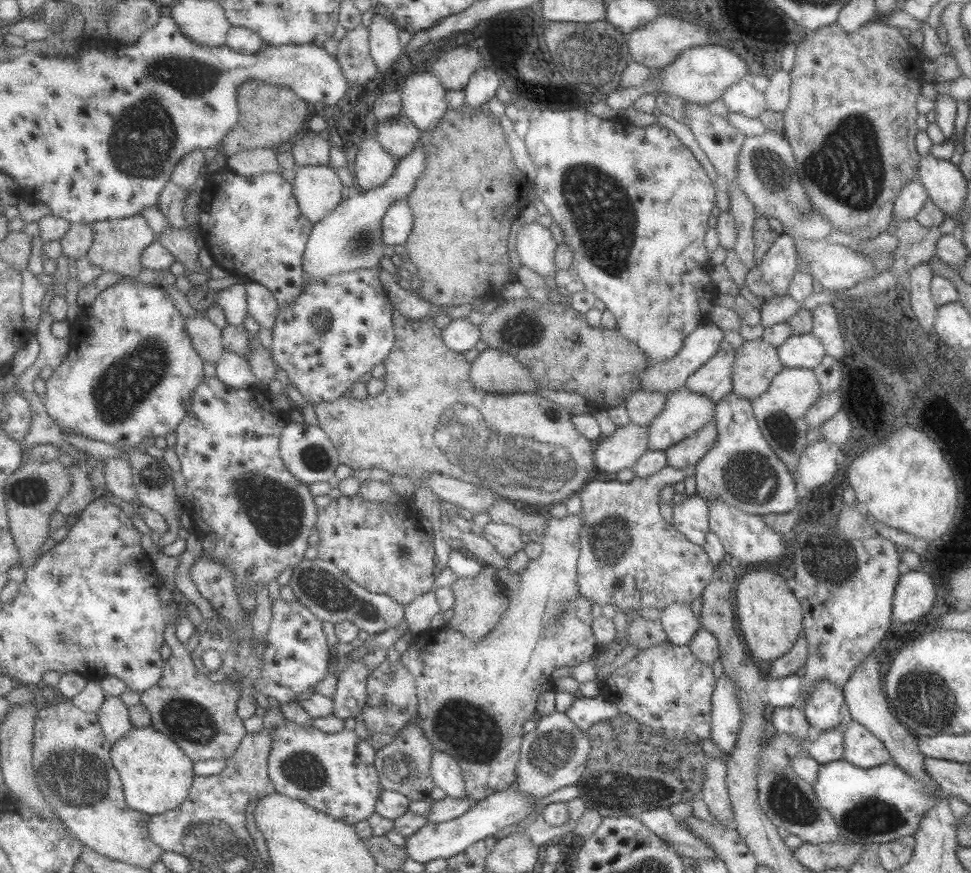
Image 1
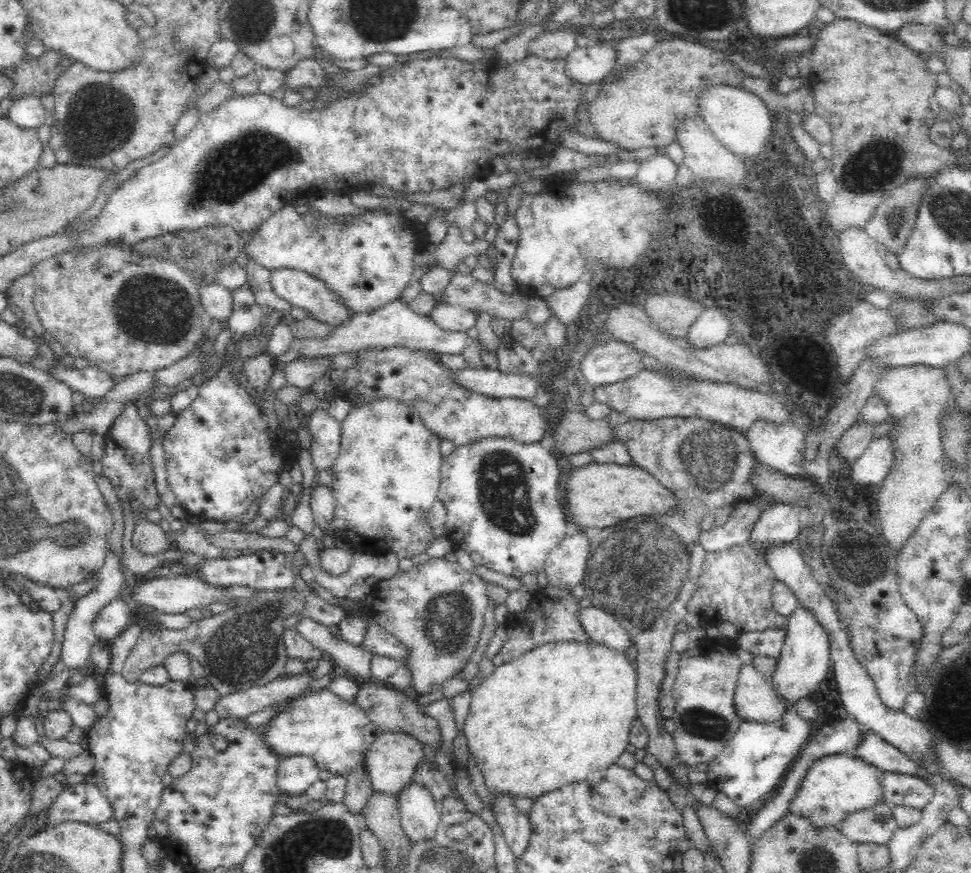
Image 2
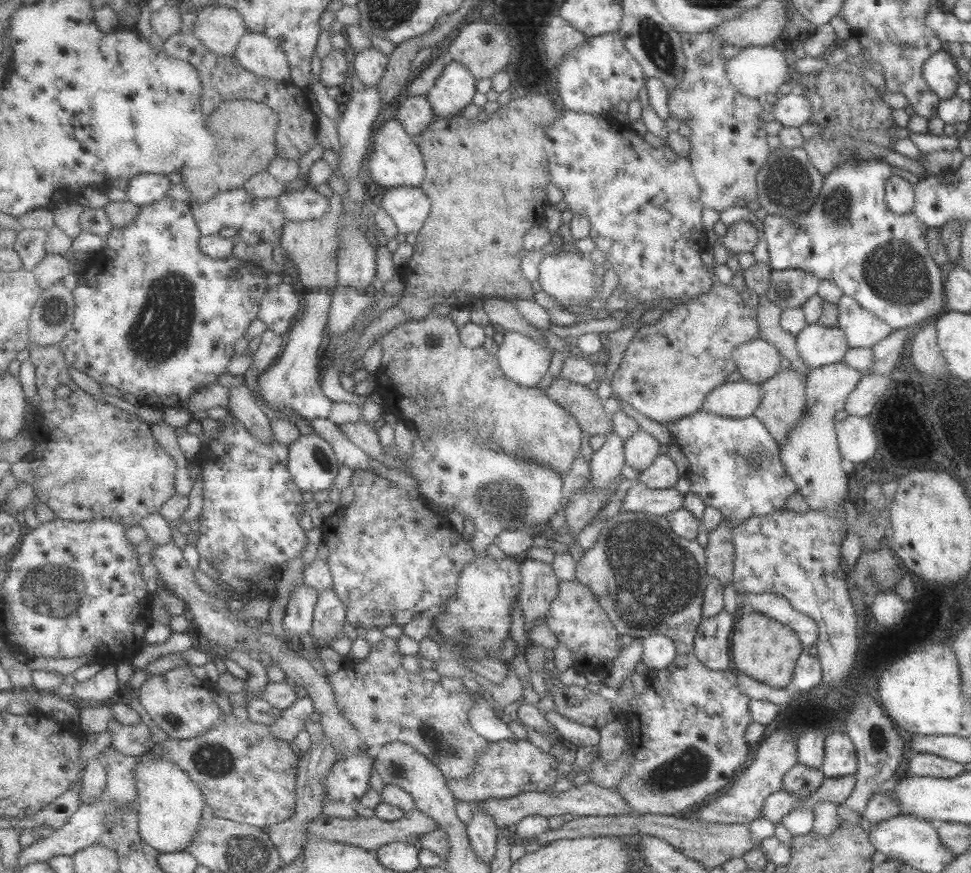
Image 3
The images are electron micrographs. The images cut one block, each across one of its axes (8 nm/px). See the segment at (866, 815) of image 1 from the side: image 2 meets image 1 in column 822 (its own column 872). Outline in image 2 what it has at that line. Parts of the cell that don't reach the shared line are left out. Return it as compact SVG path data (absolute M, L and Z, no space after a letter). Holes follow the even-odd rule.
M838 753L822 756L808 768L796 796L790 802L789 812L806 817L816 827L838 827L852 812L876 806L884 798L880 778L880 769L854 755Z

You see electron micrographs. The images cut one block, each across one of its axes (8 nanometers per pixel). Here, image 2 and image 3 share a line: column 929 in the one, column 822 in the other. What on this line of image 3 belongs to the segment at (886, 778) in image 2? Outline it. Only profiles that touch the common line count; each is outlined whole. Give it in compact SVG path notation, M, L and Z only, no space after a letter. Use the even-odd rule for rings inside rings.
M850 774L841 777L825 777L822 784L812 795L808 797L794 797L792 793L782 789L770 794L762 806L762 812L758 817L764 817L773 823L781 822L786 814L790 814L790 810L798 807L807 807L813 810L816 802L828 800L838 804L844 802L852 794L852 790L856 786L856 775Z

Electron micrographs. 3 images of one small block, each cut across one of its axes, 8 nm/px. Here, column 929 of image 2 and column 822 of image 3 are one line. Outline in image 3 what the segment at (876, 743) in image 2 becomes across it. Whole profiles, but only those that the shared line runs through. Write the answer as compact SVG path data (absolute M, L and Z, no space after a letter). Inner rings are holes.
M798 762L782 776L782 789L802 799L812 795L824 779L825 774L821 768L808 767Z

